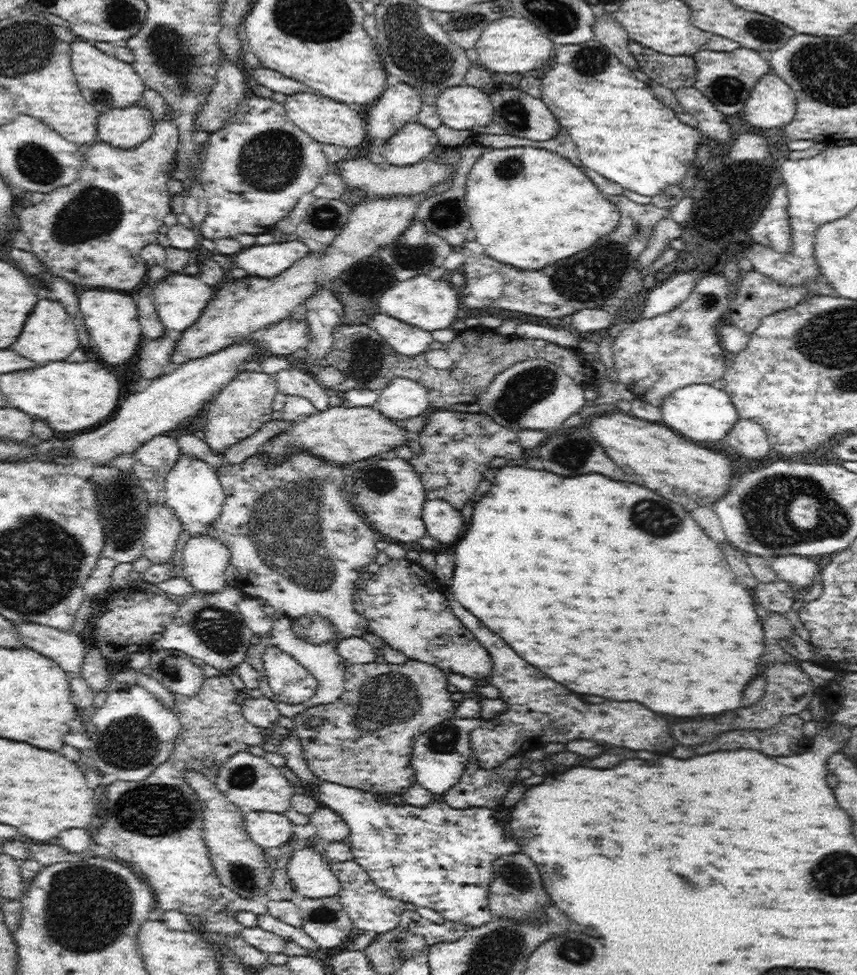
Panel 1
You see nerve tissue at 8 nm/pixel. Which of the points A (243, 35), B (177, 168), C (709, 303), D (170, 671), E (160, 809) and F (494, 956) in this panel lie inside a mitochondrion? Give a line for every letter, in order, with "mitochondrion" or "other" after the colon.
A: other
B: other
C: mitochondrion
D: mitochondrion
E: mitochondrion
F: mitochondrion

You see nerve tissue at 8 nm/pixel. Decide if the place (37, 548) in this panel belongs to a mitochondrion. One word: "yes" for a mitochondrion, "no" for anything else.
yes

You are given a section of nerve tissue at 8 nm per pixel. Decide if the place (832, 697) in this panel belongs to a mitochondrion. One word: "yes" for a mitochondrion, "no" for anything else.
no

